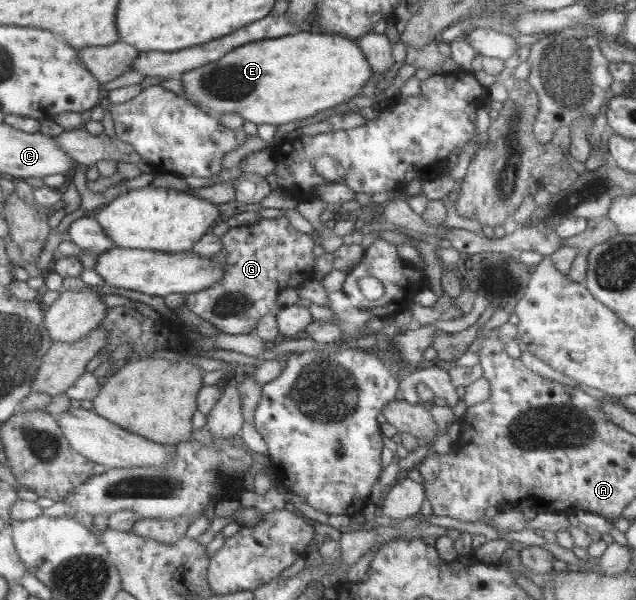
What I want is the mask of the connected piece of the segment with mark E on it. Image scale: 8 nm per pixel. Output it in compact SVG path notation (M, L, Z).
M306 29L278 38L244 43L220 60L185 72L176 84L189 102L208 110L217 117L222 114L238 114L244 121L253 122L255 125L278 126L295 120L301 121L330 106L348 101L360 92L369 74L368 63L358 48L356 39L342 34L320 33Z

